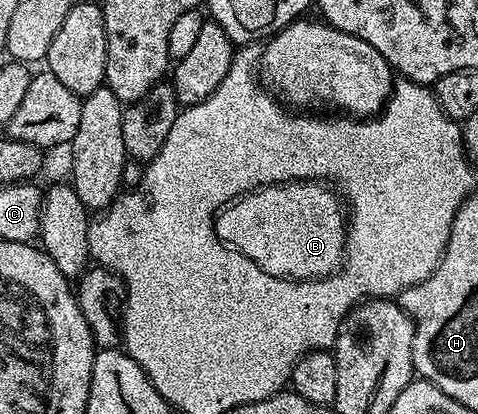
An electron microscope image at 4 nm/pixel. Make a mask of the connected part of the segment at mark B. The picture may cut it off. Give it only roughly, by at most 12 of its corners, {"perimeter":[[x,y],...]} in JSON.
{"perimeter":[[274,183],[215,216],[220,242],[279,279],[335,275],[346,207]]}

